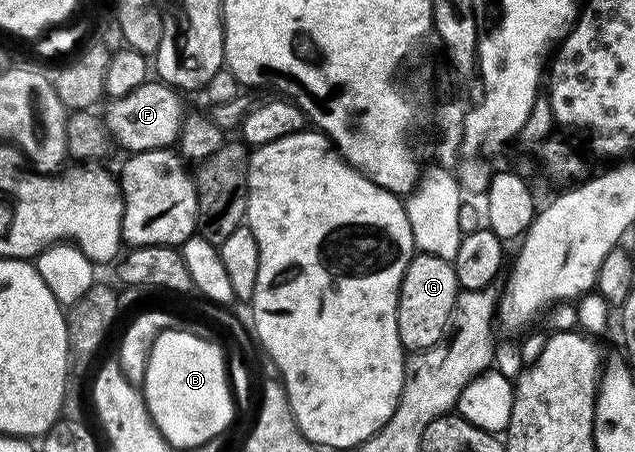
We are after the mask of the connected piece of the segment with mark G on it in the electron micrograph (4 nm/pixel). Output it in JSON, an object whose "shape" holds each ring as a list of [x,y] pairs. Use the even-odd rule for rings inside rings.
{"shape":[[[419,252],[404,271],[398,292],[398,330],[400,343],[407,351],[425,351],[437,345],[448,332],[460,286],[451,262]]]}

